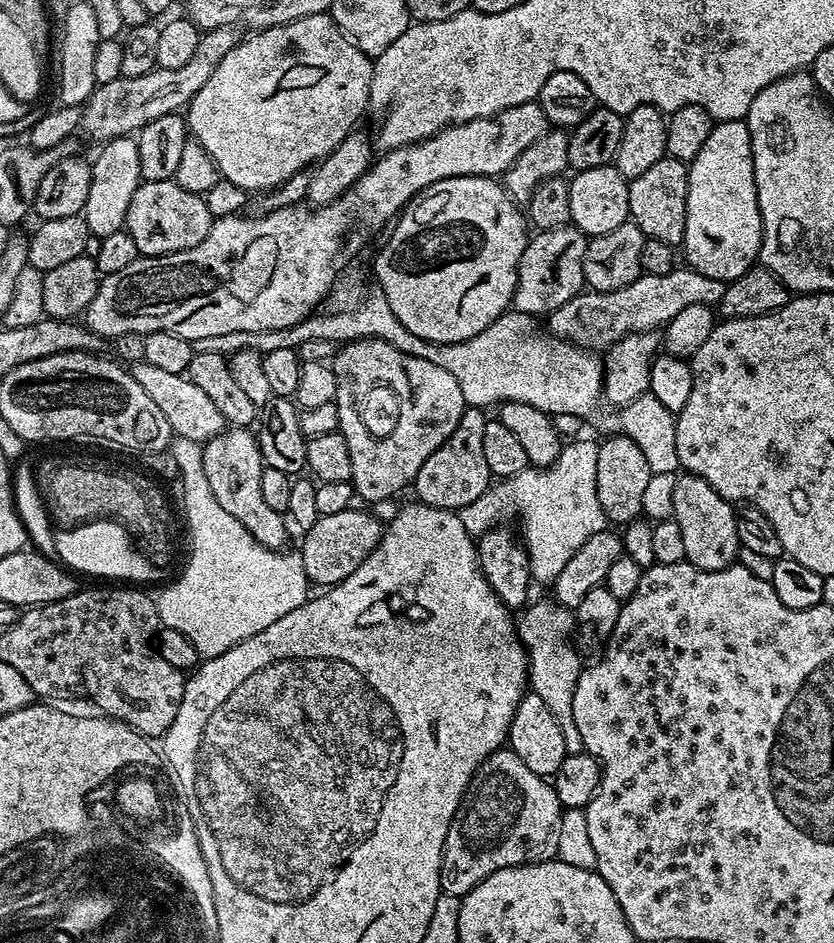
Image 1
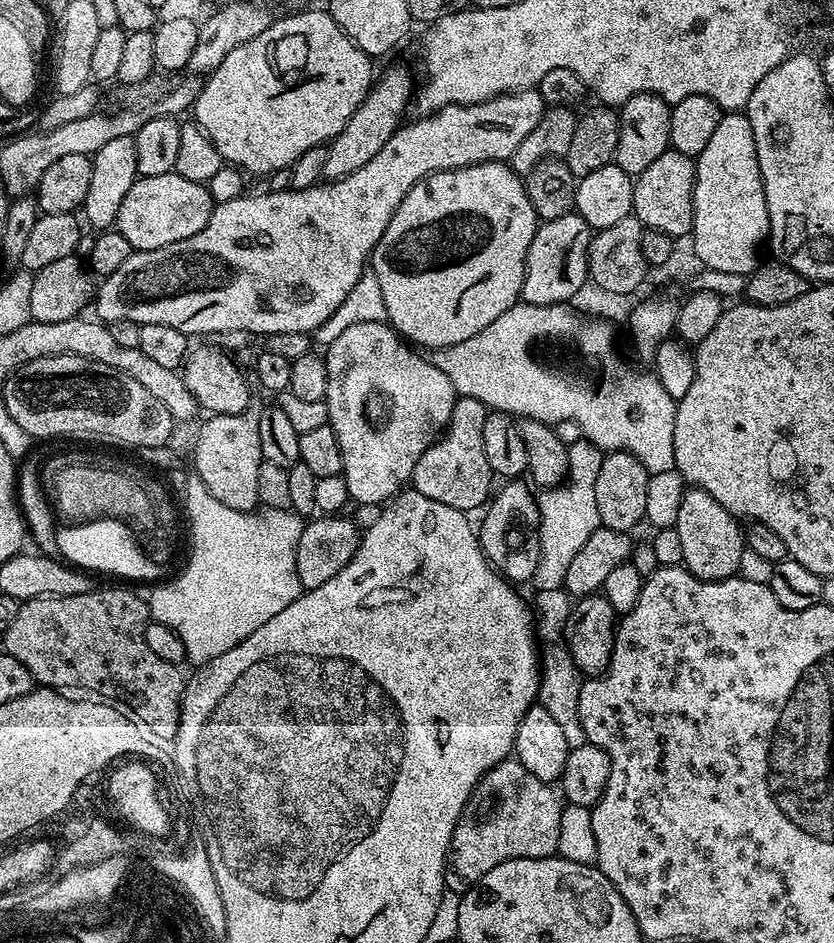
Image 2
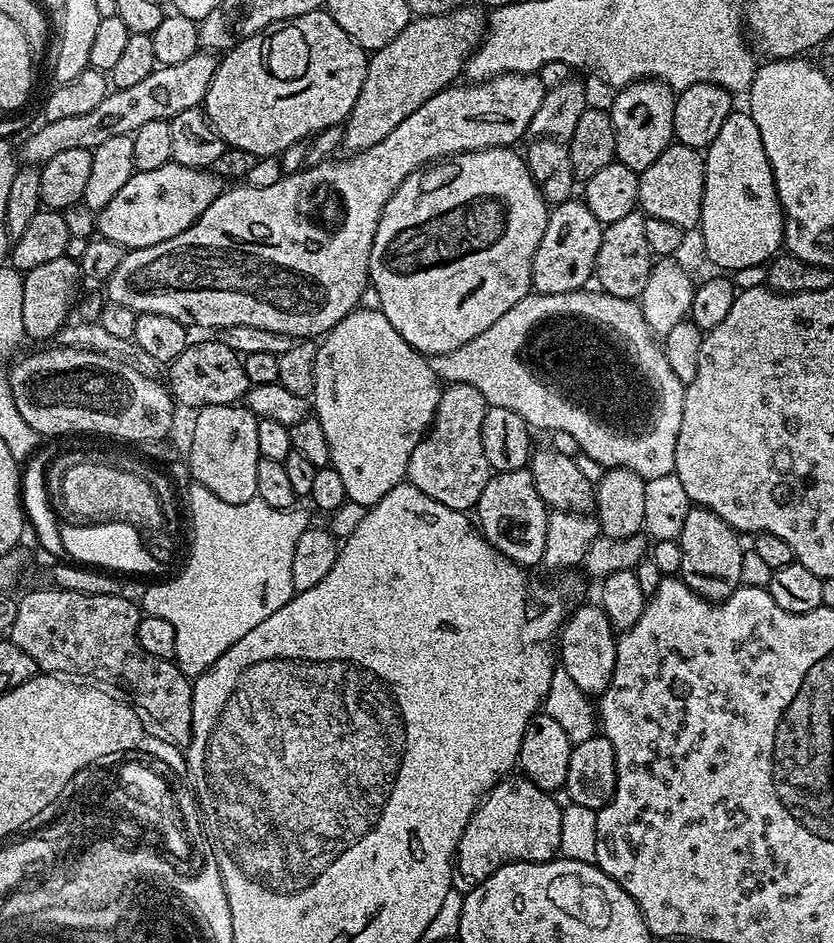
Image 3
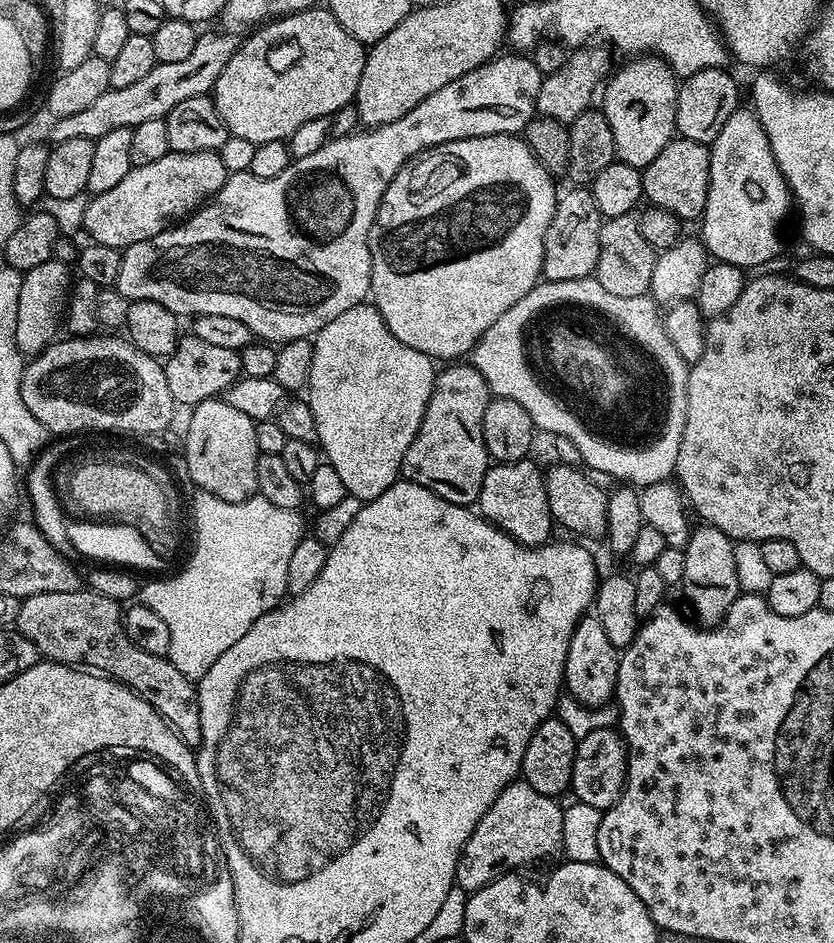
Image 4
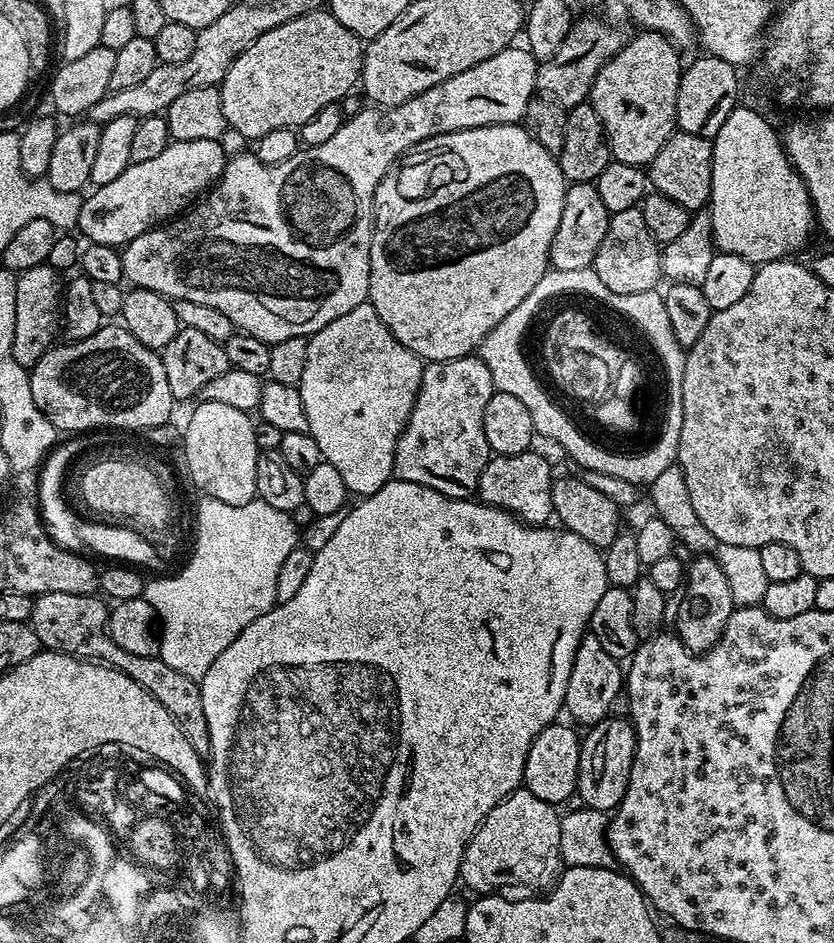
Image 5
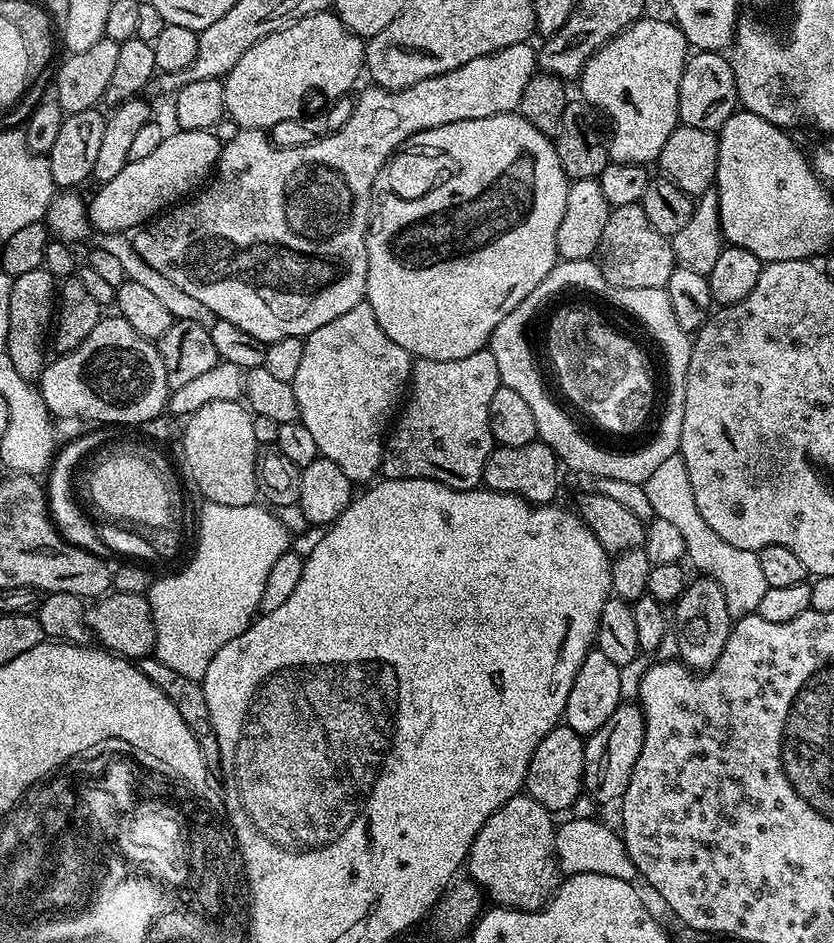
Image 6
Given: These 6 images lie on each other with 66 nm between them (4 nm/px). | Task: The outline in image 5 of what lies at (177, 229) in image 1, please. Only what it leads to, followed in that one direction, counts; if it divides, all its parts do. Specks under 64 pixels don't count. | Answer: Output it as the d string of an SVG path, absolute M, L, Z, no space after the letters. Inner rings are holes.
M219 140L169 141L167 148L157 157L150 158L147 162L131 163L122 174L114 178L113 182L101 184L93 189L94 192L89 197L86 196L80 205L77 229L87 237L89 243L115 248L126 246L138 235L165 223L187 209L193 203L192 196L199 197L215 185L223 174L227 161L228 155Z

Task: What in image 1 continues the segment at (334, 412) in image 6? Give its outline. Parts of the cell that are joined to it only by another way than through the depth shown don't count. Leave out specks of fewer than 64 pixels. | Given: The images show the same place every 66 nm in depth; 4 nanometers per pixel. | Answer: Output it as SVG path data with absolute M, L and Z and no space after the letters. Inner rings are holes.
M351 340L337 351L331 361L336 375L335 406L338 410L338 431L346 438L346 450L350 450L352 479L355 495L364 500L388 500L415 481L422 462L438 450L454 434L465 410L462 390L458 382L442 366L426 362L426 358L414 358L381 340Z

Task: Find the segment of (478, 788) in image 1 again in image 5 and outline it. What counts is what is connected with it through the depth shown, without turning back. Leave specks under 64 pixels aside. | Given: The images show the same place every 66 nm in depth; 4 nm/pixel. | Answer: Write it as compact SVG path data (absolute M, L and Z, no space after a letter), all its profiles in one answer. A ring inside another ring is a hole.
M519 787L516 789L515 792L510 793L505 800L500 800L498 802L498 806L494 806L494 810L490 810L490 814L486 814L486 818L484 821L478 826L478 830L476 833L474 833L469 839L468 839L468 845L462 849L462 855L460 857L460 880L462 881L462 884L465 884L466 887L469 888L470 891L476 892L472 894L496 894L499 893L501 890L508 890L504 888L533 888L534 891L533 893L536 894L544 894L547 893L555 884L557 884L560 880L560 873L564 871L566 865L564 863L564 859L562 858L562 854L560 853L560 818L561 818L561 813L558 811L557 805L554 804L547 804L546 802L542 802L542 798L536 797L535 794L530 794L530 790L526 787Z

